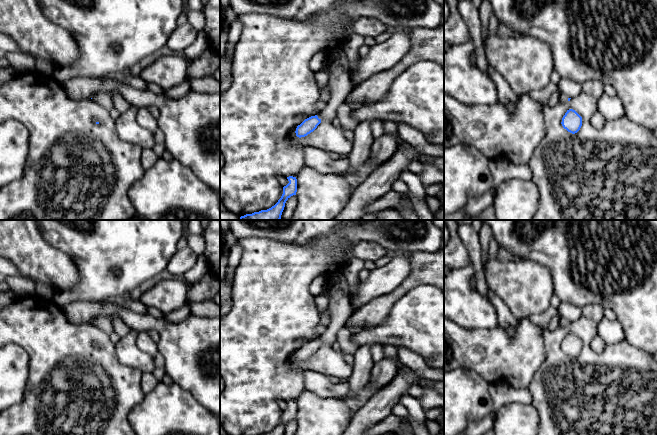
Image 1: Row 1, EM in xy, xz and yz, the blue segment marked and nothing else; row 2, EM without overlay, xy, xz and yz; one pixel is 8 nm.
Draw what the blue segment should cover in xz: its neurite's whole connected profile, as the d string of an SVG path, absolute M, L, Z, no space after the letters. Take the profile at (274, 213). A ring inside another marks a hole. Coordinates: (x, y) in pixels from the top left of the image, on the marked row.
M287 177L289 183L283 187L283 194L278 202L267 210L261 210L240 217L240 220L280 220L286 201L297 192L296 177Z

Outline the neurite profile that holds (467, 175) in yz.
M463 144L444 148L444 216L460 210L473 198L482 196L492 186L488 159L479 149Z

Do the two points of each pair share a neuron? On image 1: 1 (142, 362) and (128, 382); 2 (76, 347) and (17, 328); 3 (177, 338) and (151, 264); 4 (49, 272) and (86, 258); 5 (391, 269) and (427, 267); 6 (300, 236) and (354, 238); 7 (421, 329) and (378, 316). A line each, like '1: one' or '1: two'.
1: two
2: one
3: two
4: two
5: two
6: one
7: two

